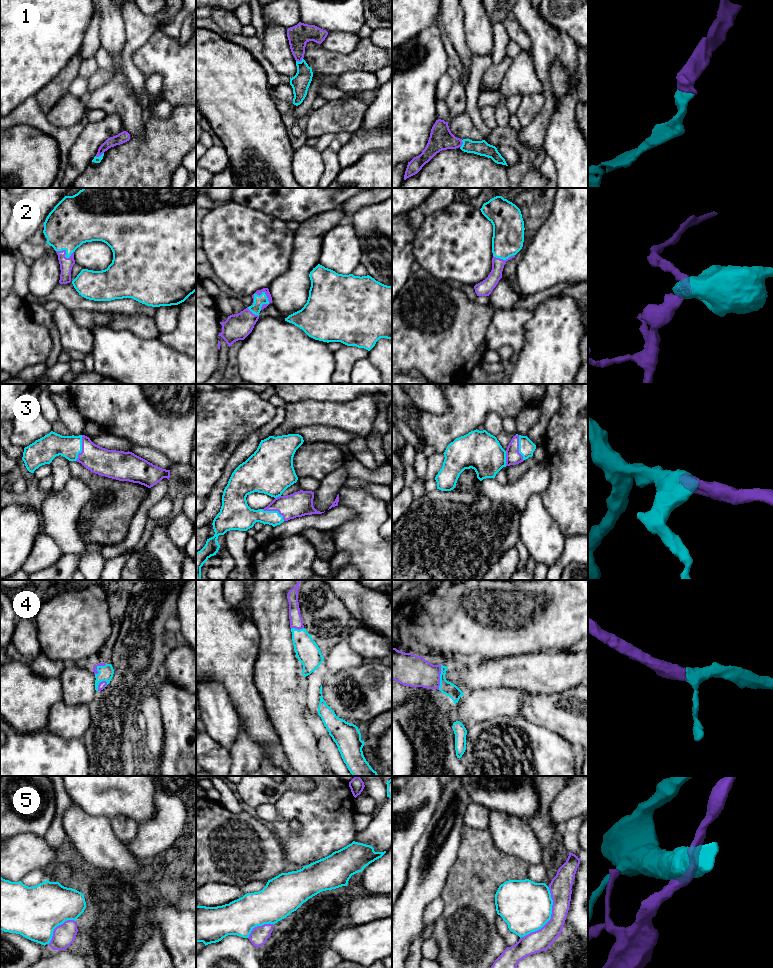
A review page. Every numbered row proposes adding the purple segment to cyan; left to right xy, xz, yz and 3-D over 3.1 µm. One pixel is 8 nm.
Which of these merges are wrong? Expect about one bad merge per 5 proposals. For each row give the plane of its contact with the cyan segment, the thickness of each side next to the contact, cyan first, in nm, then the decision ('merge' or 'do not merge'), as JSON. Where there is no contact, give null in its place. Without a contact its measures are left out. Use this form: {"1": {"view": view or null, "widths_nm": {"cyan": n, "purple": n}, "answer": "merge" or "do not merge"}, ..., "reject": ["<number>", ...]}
{"1": {"view": "xy", "widths_nm": {"cyan": 50, "purple": 90}, "answer": "merge"}, "2": {"view": "xz", "widths_nm": {"cyan": 80, "purple": 50}, "answer": "merge"}, "3": {"view": "yz", "widths_nm": {"cyan": 130, "purple": 120}, "answer": "merge"}, "4": {"view": "yz", "widths_nm": {"cyan": 110, "purple": 260}, "answer": "merge"}, "5": {"view": "yz", "widths_nm": {"cyan": 420, "purple": 170}, "answer": "merge"}, "reject": []}

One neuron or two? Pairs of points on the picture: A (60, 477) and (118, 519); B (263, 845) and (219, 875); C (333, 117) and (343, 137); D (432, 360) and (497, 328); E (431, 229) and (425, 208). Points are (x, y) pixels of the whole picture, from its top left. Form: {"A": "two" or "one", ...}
{"A": "two", "B": "one", "C": "two", "D": "two", "E": "two"}

